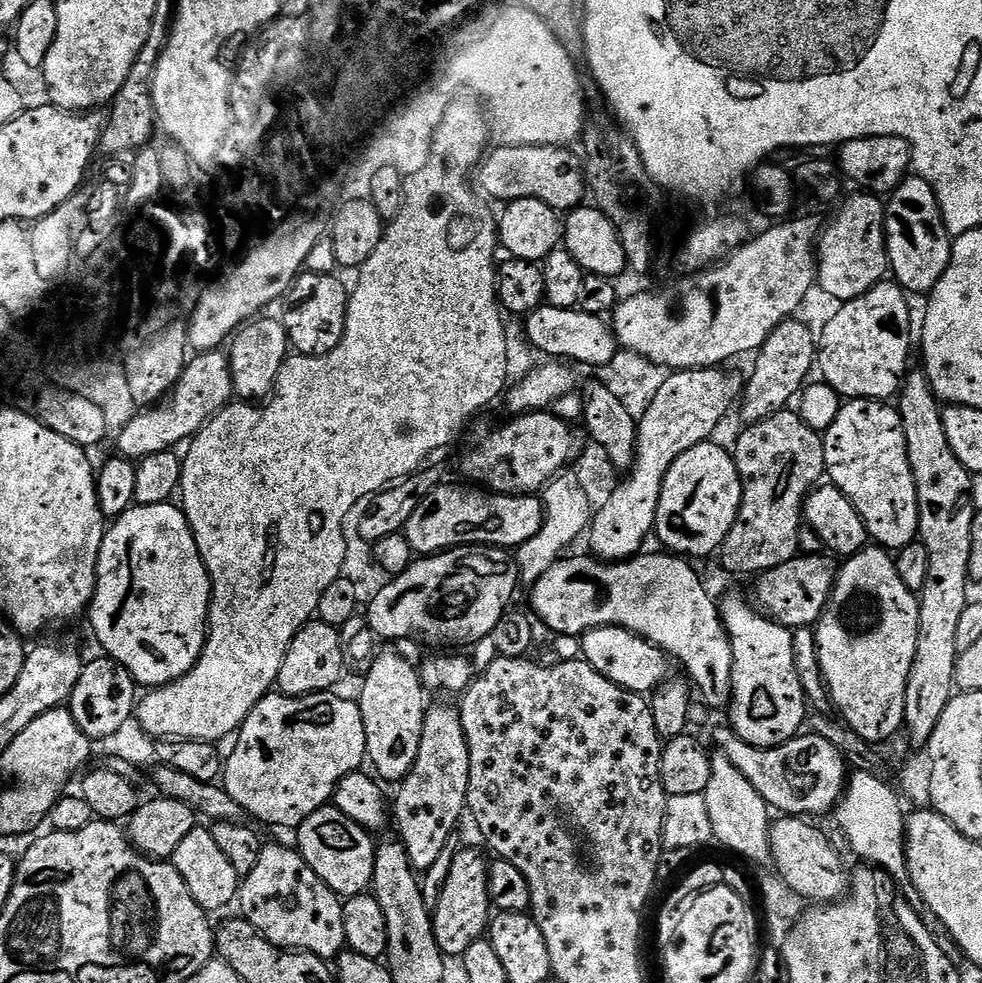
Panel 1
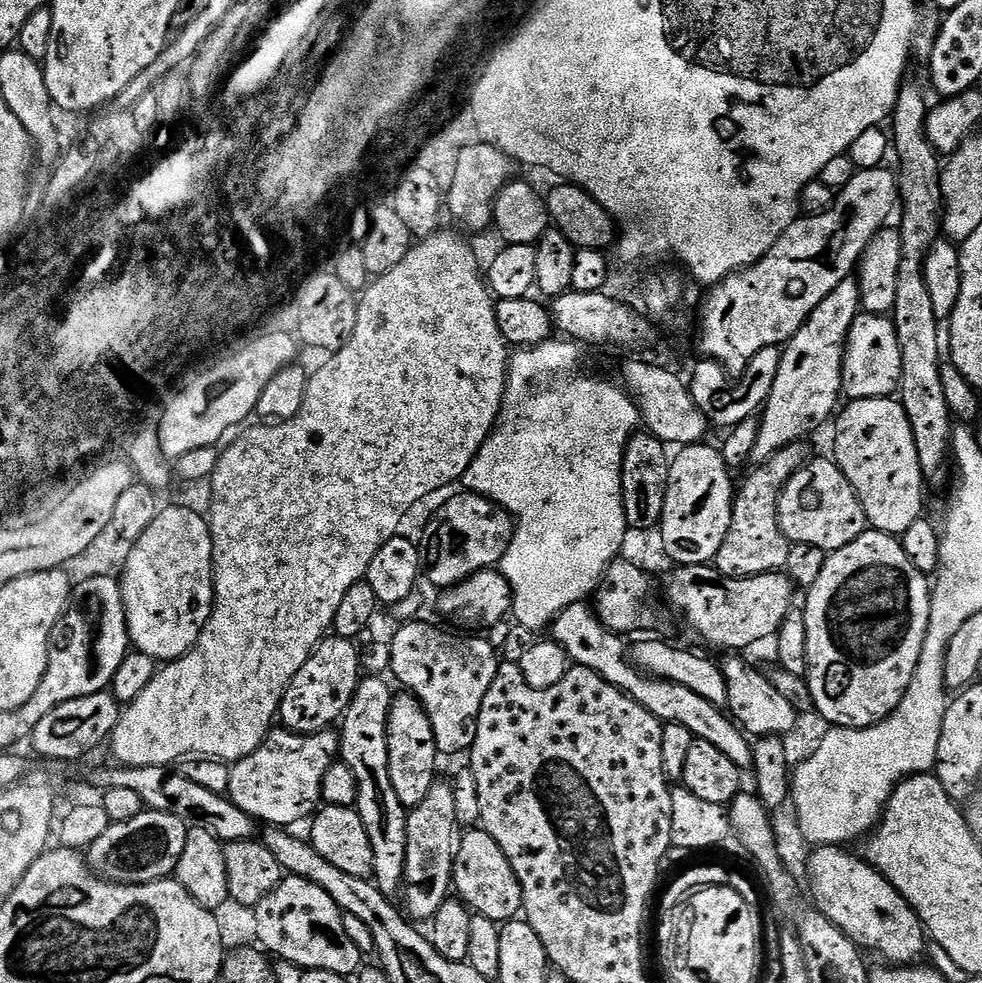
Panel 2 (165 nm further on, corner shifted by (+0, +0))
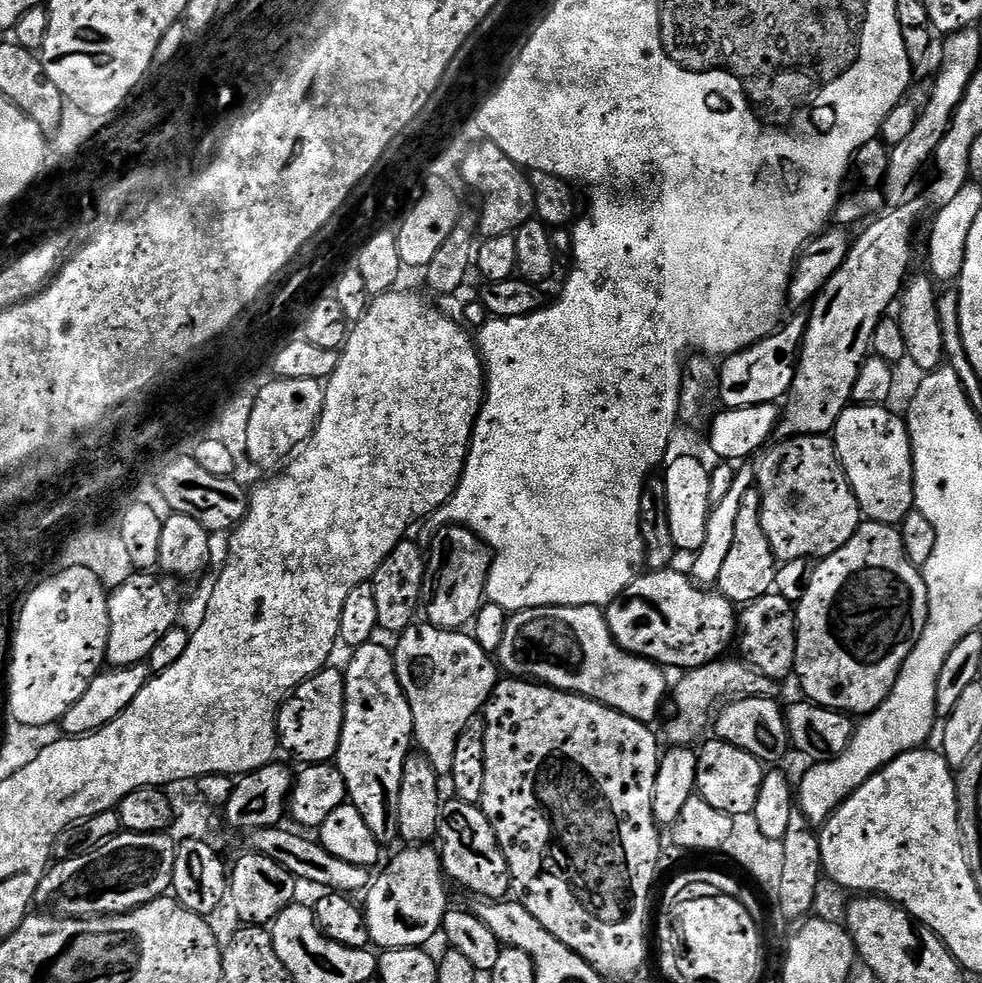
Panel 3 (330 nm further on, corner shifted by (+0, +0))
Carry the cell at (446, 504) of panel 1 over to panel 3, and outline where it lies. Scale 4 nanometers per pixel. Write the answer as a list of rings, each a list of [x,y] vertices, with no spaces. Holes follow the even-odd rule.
[[[463,526],[437,528],[431,533],[432,545],[426,548],[426,580],[430,585],[432,601],[425,603],[422,608],[427,623],[439,628],[463,629],[480,612],[480,603],[485,603],[488,590],[488,571],[492,569],[492,553],[480,537],[475,536]]]

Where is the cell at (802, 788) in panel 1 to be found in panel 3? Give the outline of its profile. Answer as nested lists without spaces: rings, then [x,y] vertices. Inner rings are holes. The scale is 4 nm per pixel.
[[[550,606],[511,613],[500,636],[498,664],[509,677],[528,678],[610,706],[651,725],[660,712],[670,680],[653,660],[631,656],[614,642],[604,612],[594,606]]]

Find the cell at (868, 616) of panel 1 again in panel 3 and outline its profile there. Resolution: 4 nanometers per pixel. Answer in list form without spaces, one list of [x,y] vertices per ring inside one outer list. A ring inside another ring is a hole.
[[[864,522],[861,523],[860,529],[852,535],[850,542],[846,542],[846,546],[842,546],[834,554],[823,557],[817,563],[813,580],[806,590],[805,597],[795,605],[795,610],[796,671],[794,674],[800,680],[803,695],[811,703],[820,704],[824,708],[836,708],[839,712],[847,712],[849,714],[857,714],[856,712],[867,714],[878,706],[882,706],[882,702],[890,694],[890,690],[894,686],[894,682],[900,673],[900,668],[906,662],[910,650],[914,650],[914,646],[920,640],[922,633],[924,633],[924,627],[928,621],[928,591],[926,590],[923,571],[906,554],[906,546],[902,546],[902,538],[899,531],[890,524]]]

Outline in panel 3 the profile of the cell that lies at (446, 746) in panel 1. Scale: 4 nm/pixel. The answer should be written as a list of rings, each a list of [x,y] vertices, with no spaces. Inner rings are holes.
[[[428,844],[404,846],[401,849],[388,865],[385,863],[379,869],[380,877],[377,880],[375,877],[369,883],[363,897],[365,900],[362,900],[369,941],[377,944],[375,947],[380,950],[428,946],[435,936],[441,935],[444,915],[450,910],[449,885],[439,851]]]

